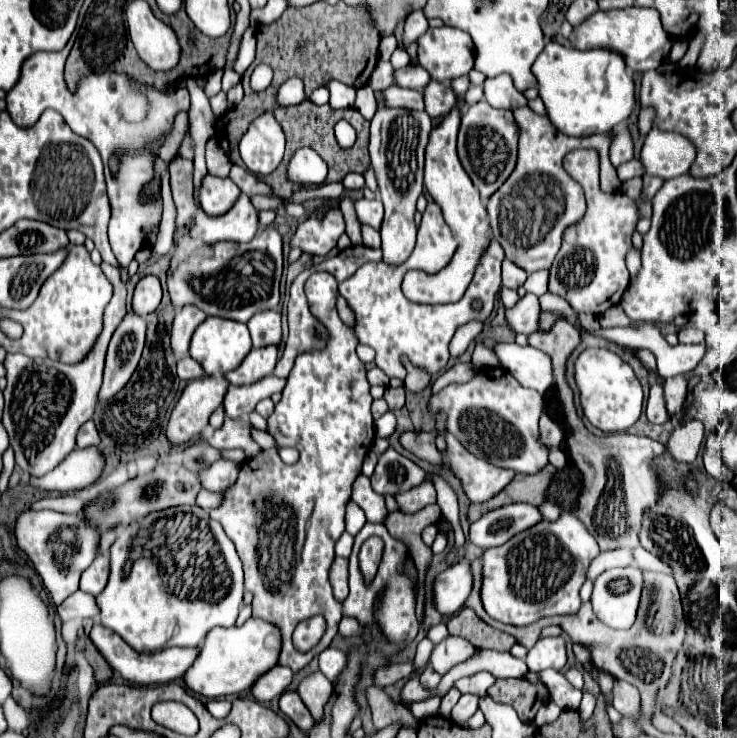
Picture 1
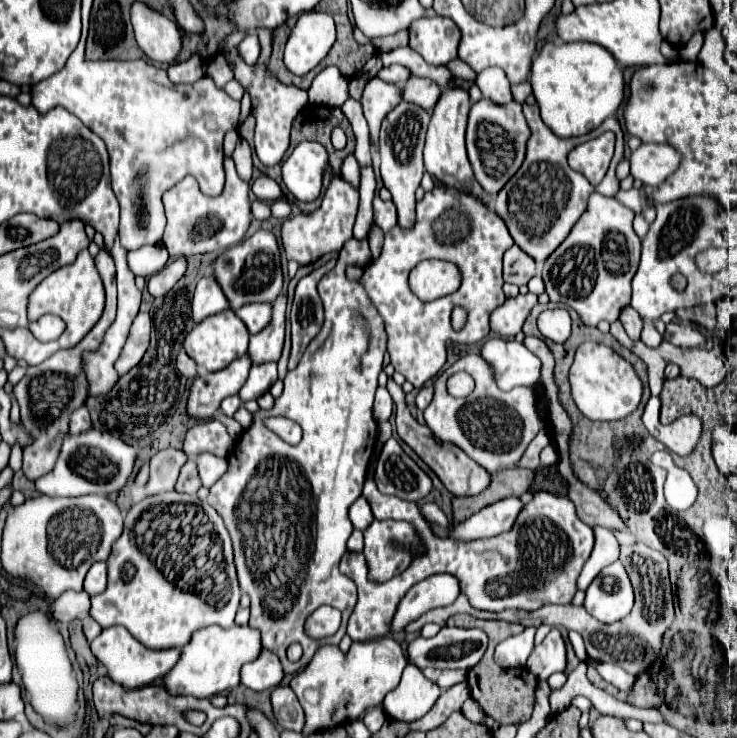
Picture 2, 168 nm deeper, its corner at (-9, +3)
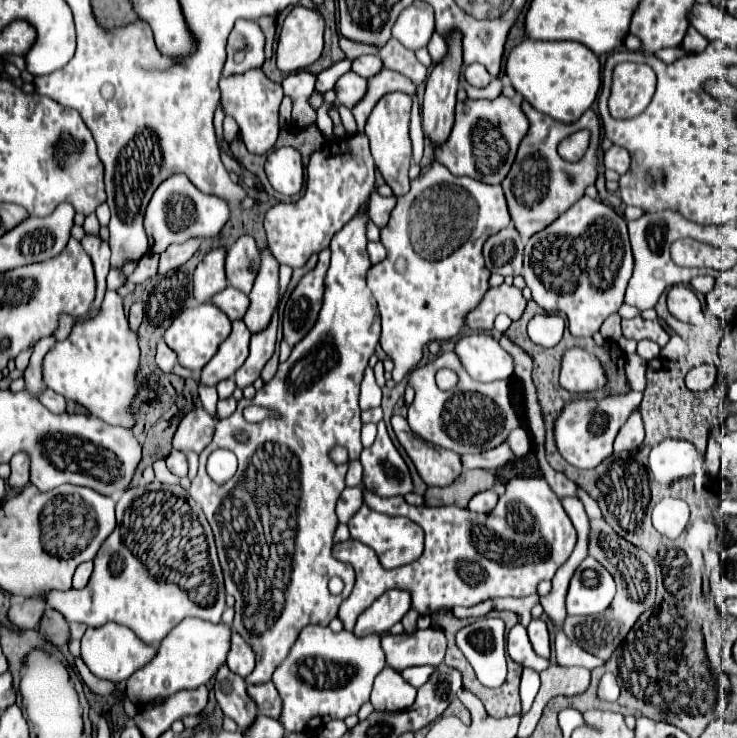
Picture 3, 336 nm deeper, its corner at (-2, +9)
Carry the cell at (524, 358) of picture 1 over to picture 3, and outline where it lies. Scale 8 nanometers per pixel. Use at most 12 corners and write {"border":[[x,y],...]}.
{"border":[[487,333],[463,335],[455,355],[477,381],[509,379],[513,359]]}

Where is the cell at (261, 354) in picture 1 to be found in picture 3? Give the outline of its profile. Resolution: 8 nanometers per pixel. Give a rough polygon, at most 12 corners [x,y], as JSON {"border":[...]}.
{"border":[[261,249],[261,267],[243,317],[251,333],[269,325],[277,305],[279,263]]}

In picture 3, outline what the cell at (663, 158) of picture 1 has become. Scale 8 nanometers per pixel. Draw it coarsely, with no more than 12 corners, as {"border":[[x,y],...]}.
{"border":[[611,147],[603,155],[603,167],[625,173],[631,155],[623,147]]}

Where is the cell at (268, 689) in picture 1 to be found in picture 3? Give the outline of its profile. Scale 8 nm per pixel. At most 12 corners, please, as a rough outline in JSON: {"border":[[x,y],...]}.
{"border":[[231,633],[227,665],[247,677],[255,667],[255,653],[237,633]]}

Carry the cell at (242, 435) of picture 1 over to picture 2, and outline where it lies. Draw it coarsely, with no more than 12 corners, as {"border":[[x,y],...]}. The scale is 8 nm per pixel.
{"border":[[218,419],[196,423],[184,441],[188,455],[226,457],[232,437]]}

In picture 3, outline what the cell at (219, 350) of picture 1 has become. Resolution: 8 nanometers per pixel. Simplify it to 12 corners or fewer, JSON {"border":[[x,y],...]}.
{"border":[[213,303],[185,309],[165,331],[181,367],[201,371],[229,337]]}

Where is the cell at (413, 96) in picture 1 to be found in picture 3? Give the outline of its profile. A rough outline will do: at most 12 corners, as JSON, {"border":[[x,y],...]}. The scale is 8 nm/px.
{"border":[[353,71],[335,83],[337,101],[349,109],[365,95],[367,79]]}

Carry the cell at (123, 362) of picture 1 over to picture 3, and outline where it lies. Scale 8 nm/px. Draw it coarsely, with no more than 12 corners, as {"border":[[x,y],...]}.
{"border":[[133,303],[129,309],[129,325],[139,329],[143,319],[143,303]]}

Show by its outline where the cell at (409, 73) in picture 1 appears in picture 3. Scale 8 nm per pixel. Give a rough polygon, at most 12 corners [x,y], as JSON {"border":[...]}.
{"border":[[377,55],[353,59],[351,71],[361,77],[373,77],[381,71]]}

